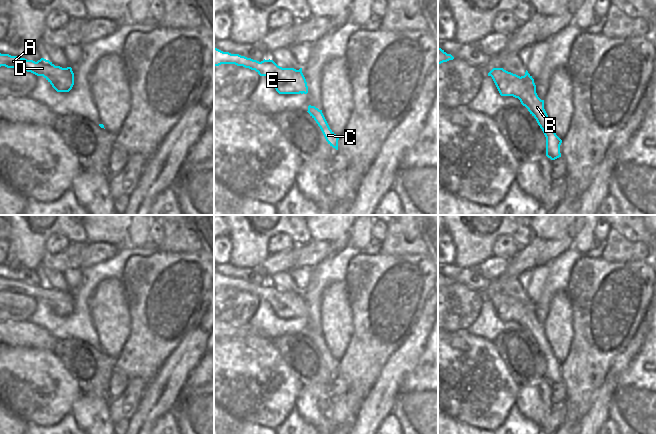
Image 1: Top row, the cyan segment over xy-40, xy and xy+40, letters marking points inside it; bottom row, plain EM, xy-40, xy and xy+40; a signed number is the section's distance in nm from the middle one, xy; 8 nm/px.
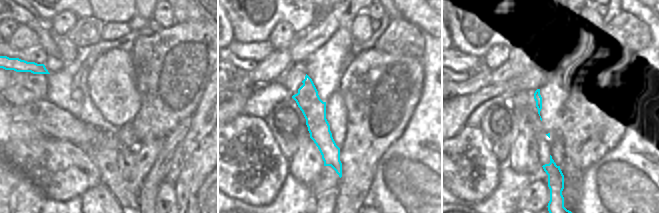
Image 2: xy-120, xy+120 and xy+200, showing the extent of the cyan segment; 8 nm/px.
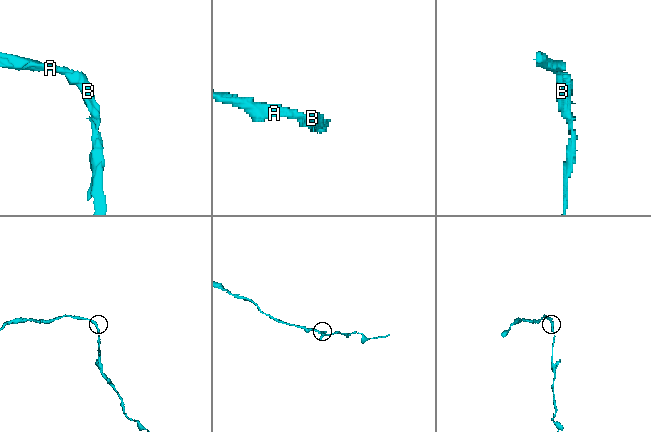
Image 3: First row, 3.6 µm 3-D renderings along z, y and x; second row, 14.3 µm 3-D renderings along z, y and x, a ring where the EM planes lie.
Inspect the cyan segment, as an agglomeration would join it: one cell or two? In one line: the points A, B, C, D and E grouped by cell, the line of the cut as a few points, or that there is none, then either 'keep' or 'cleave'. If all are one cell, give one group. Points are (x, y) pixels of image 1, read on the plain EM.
groups A B C D E; cut none; keep

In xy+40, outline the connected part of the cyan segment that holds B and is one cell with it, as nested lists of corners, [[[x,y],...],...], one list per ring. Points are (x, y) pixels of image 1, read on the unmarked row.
[[[493,292],[491,300],[501,320],[518,322],[530,338],[536,343],[546,361],[546,380],[551,384],[561,381],[560,369],[562,364],[556,359],[552,347],[544,333],[544,324],[536,317],[534,303],[526,294],[524,300],[518,300],[503,292]]]

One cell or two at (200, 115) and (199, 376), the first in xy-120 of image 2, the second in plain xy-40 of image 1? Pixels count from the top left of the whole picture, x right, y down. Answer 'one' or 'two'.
two

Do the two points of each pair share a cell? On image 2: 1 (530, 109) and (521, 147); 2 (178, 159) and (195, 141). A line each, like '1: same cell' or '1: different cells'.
1: same cell
2: same cell

